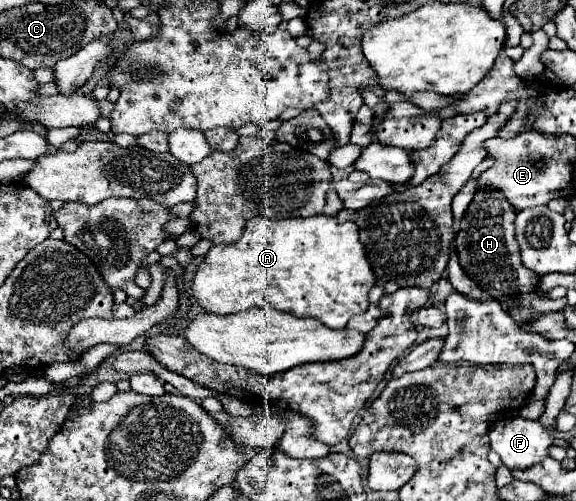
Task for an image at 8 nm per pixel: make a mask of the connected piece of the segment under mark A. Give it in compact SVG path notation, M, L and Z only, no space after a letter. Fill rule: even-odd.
M317 214L311 218L251 218L245 224L241 238L233 244L215 244L197 266L193 276L191 296L211 314L235 314L253 306L271 306L293 316L307 316L323 322L329 328L341 330L351 316L367 310L367 294L375 286L373 270L365 260L363 244L359 242L359 228L353 222L337 224L335 218Z

